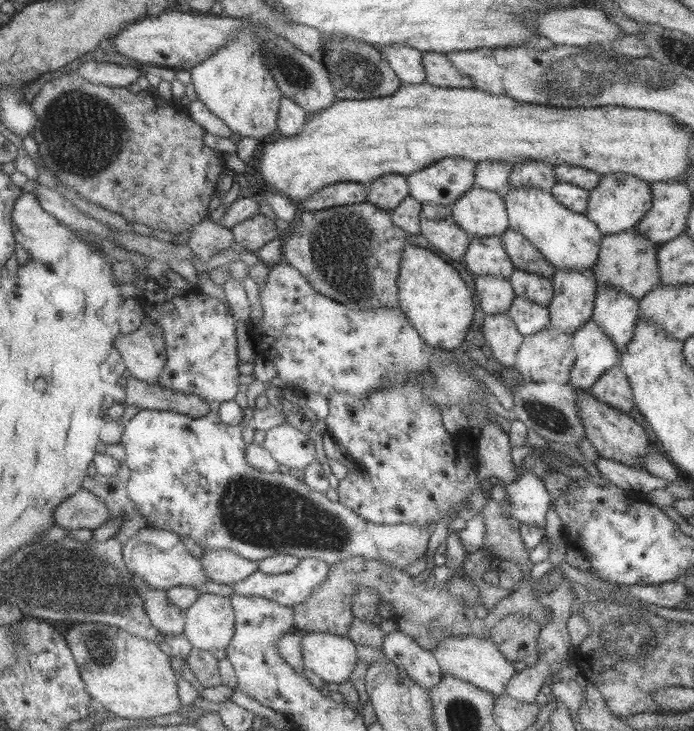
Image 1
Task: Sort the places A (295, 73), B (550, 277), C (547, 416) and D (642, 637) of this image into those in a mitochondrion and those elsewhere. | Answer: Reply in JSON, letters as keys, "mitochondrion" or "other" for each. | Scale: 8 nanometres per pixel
{"A":"mitochondrion","B":"other","C":"mitochondrion","D":"mitochondrion"}

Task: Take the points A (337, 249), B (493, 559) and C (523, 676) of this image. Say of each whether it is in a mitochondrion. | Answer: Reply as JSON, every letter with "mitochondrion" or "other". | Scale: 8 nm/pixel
{"A":"mitochondrion","B":"other","C":"other"}

